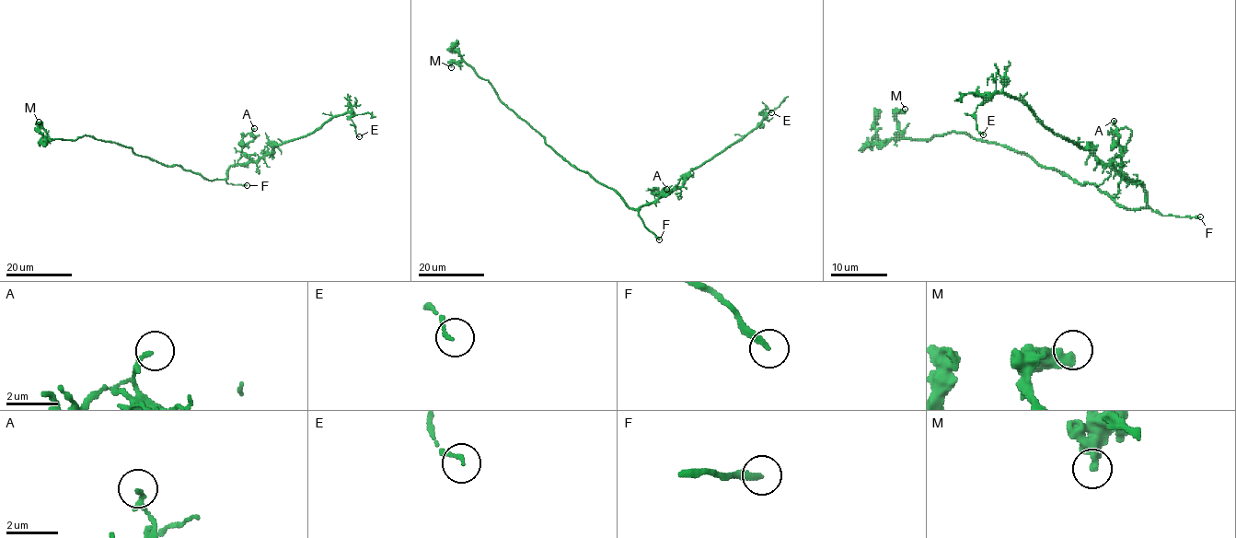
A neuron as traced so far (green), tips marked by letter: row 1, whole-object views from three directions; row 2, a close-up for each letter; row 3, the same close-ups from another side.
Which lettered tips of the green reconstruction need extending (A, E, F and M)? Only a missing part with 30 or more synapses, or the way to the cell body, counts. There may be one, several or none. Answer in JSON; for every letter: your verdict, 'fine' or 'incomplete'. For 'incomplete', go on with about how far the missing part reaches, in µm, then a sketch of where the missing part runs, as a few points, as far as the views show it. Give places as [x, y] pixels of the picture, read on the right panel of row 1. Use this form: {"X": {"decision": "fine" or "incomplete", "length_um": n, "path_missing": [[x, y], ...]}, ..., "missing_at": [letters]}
{"A": {"decision": "fine"}, "E": {"decision": "fine"}, "F": {"decision": "incomplete", "length_um": 35}, "M": {"decision": "fine"}, "missing_at": ["F"]}

